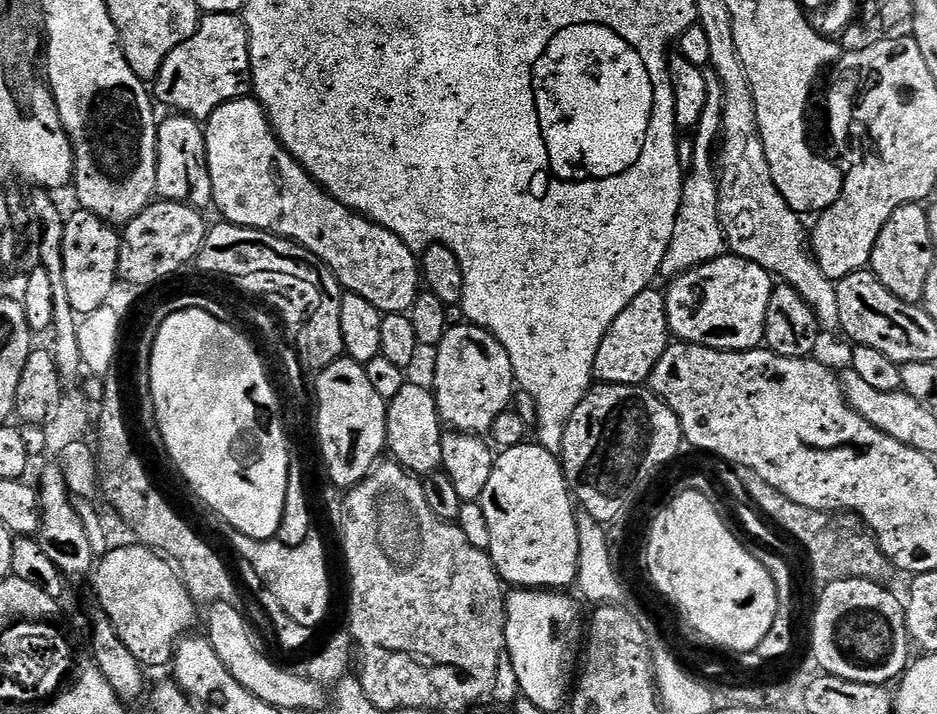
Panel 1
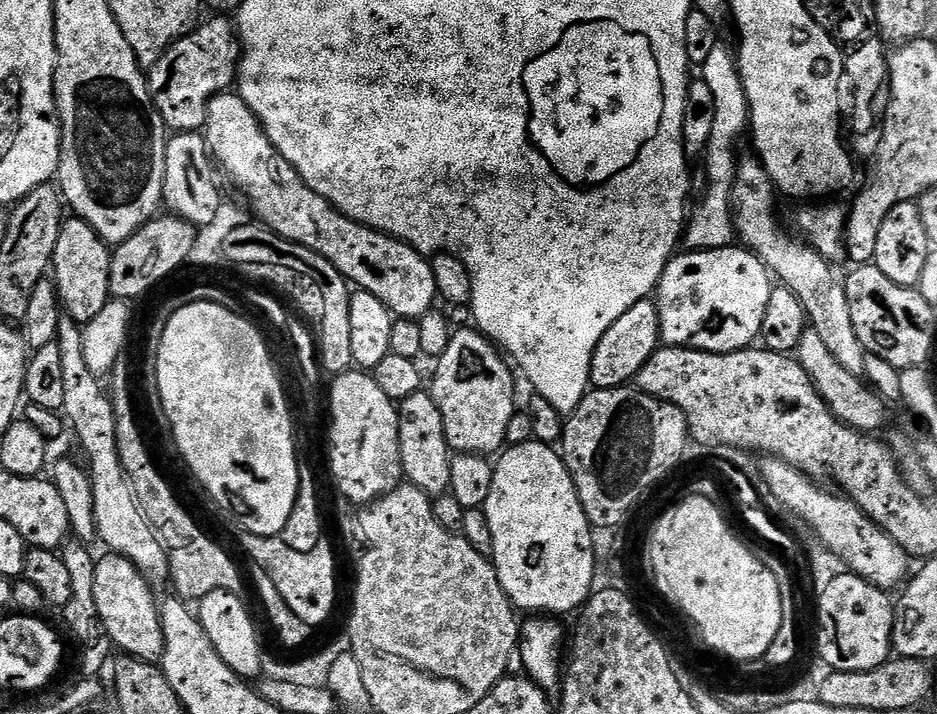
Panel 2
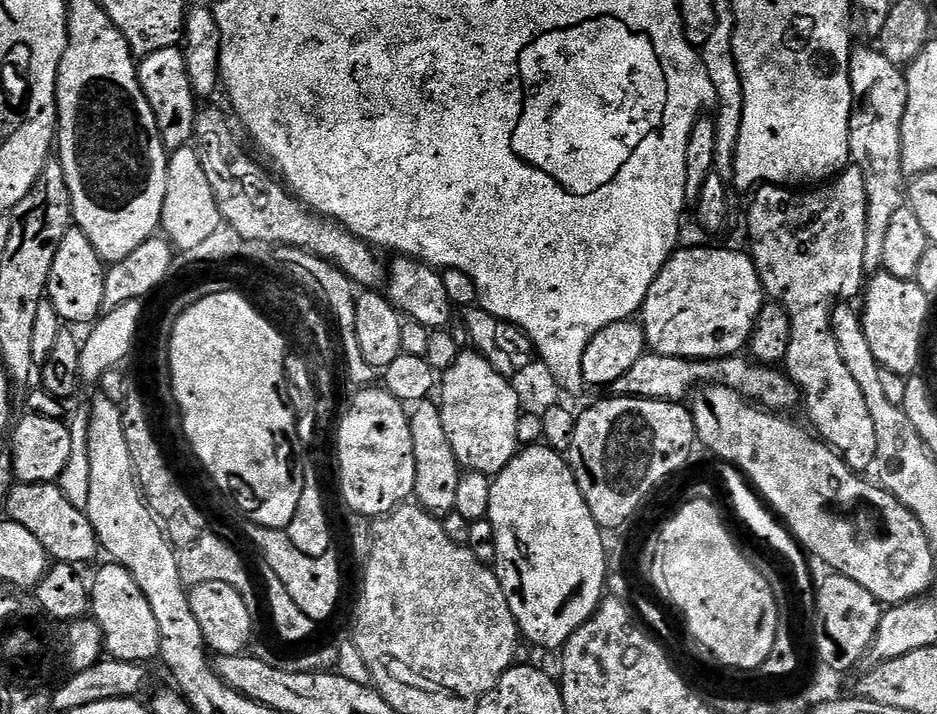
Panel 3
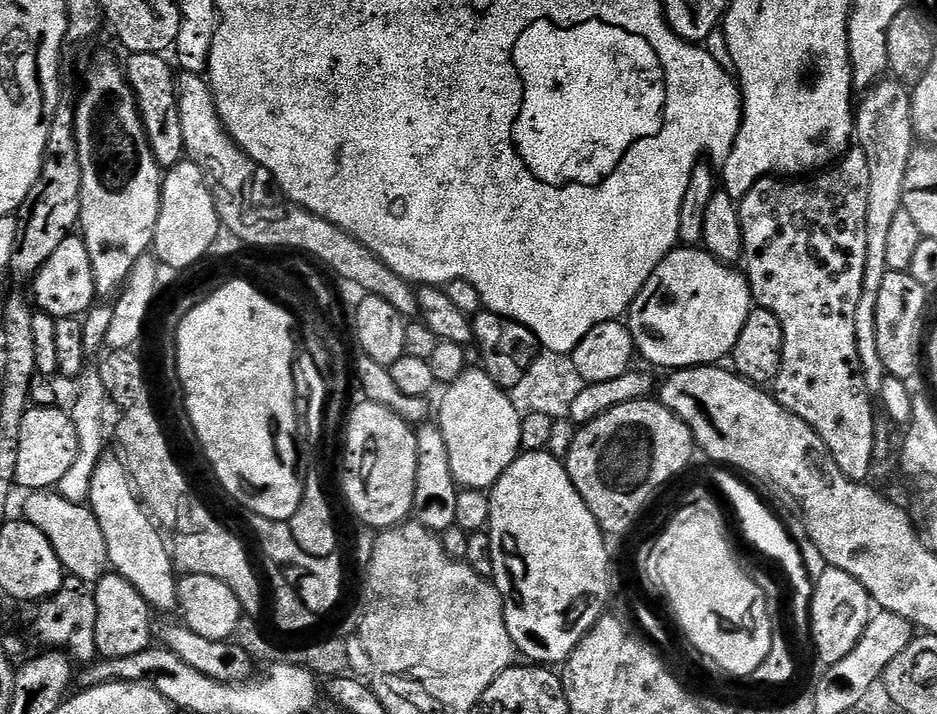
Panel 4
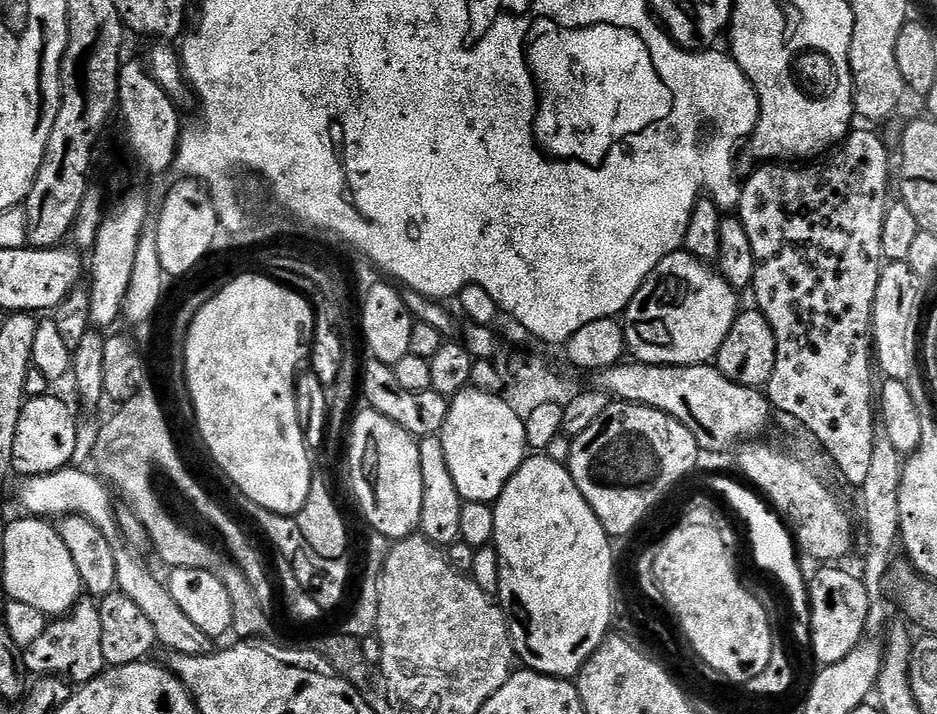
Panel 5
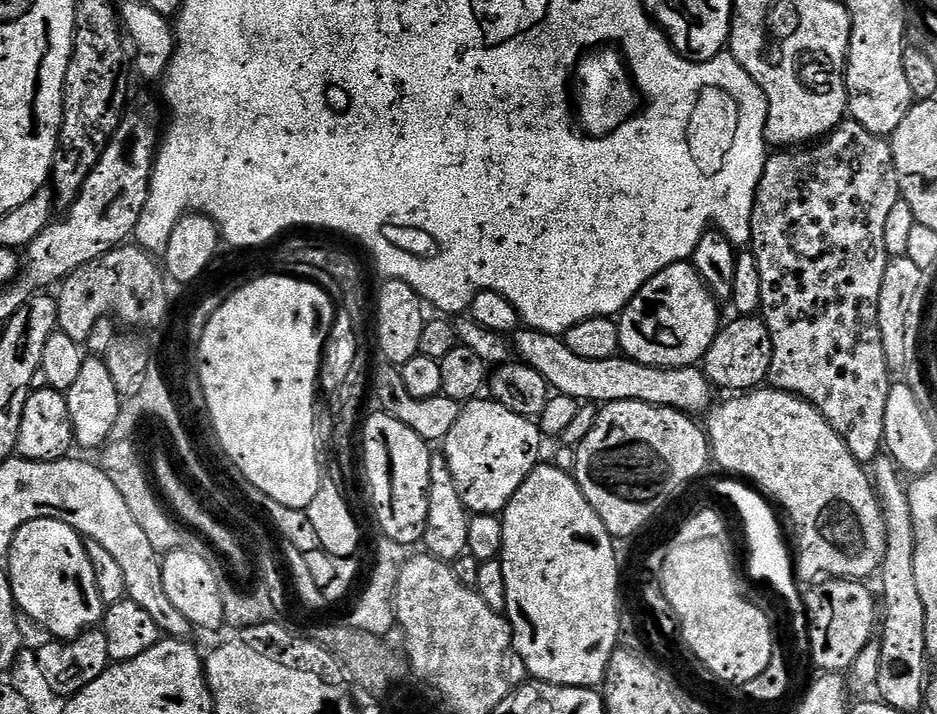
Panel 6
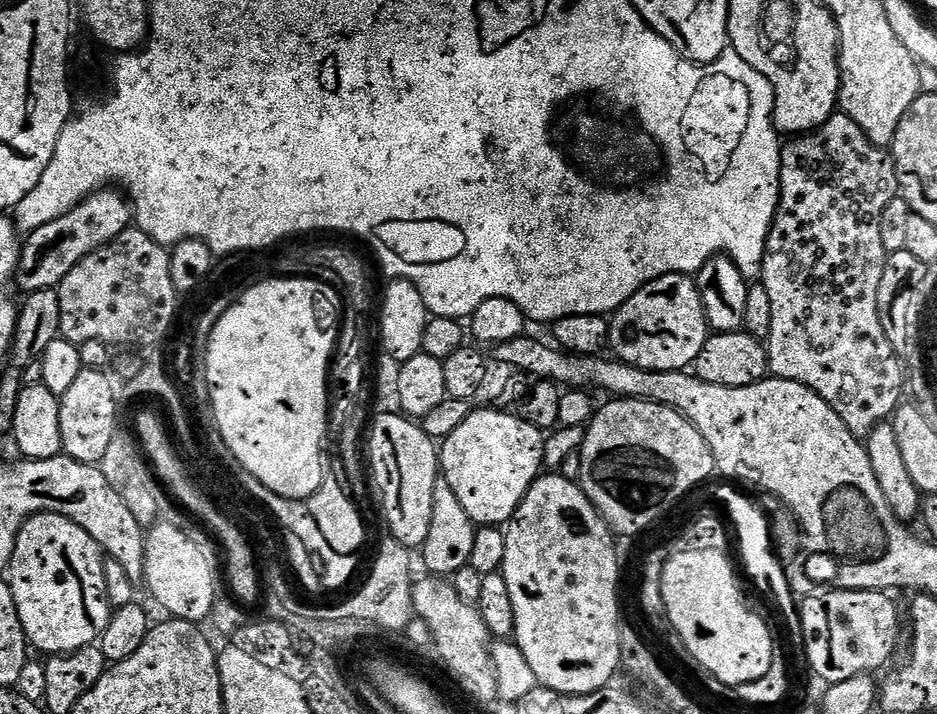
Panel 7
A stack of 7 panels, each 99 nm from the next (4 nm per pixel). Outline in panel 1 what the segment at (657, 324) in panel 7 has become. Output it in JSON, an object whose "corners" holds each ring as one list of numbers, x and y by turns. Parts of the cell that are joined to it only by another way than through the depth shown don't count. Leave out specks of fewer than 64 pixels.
{"corners":[[723,254,675,277,668,284,664,301,668,315,668,331,677,341,686,344,701,344,719,352,749,352,764,344,766,306,770,306,770,294,774,277,762,266,741,256]]}

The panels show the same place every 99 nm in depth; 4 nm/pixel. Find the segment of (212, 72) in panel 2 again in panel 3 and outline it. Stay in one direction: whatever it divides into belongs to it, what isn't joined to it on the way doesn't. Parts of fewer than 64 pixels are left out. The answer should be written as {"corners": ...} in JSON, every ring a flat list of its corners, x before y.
{"corners":[[179,47,158,50,143,57,138,64,140,85,156,115,160,137,169,150,185,147,196,130,198,99,192,91,193,77,187,74,185,53]]}

